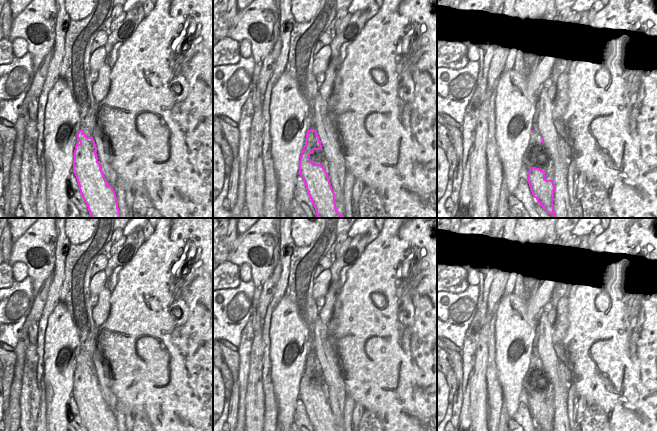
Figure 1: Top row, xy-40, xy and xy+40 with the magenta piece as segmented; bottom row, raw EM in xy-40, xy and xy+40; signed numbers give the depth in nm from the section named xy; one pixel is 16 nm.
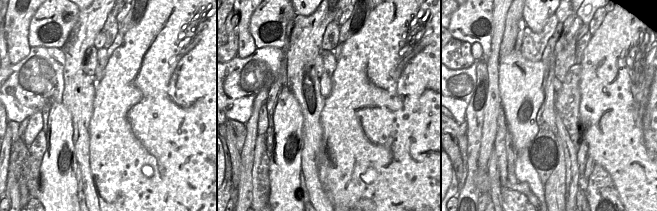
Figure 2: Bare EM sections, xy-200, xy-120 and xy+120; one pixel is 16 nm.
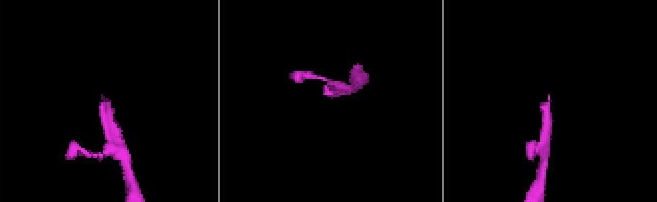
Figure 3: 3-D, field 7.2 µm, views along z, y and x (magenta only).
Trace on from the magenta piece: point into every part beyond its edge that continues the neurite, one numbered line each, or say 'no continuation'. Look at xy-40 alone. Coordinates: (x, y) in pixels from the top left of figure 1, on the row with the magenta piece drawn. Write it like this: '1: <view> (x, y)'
1: xy-40 (75, 70)

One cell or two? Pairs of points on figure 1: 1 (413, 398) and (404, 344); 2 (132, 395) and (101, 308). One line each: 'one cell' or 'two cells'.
1: one cell
2: two cells

